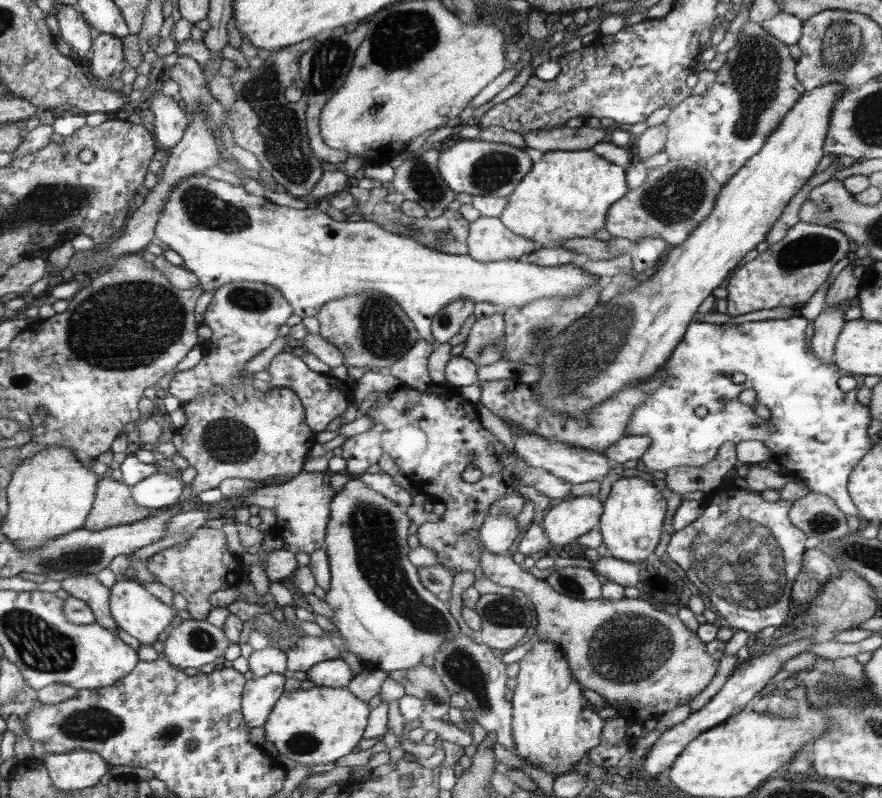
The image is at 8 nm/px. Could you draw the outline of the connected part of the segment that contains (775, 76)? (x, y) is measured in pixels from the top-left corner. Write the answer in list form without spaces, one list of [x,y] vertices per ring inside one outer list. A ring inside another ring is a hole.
[[[744,22],[734,47],[725,54],[726,62],[716,71],[714,85],[705,94],[688,96],[672,108],[663,122],[668,128],[663,151],[669,160],[688,159],[702,164],[722,185],[760,152],[782,118],[806,92],[798,74],[788,70],[797,63],[788,46],[761,24]]]

